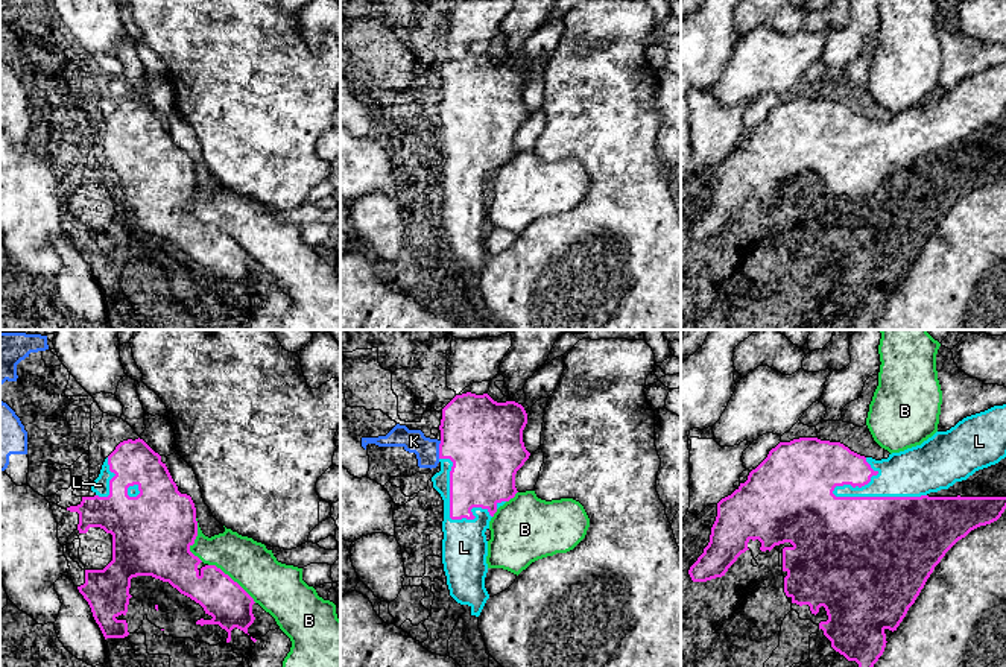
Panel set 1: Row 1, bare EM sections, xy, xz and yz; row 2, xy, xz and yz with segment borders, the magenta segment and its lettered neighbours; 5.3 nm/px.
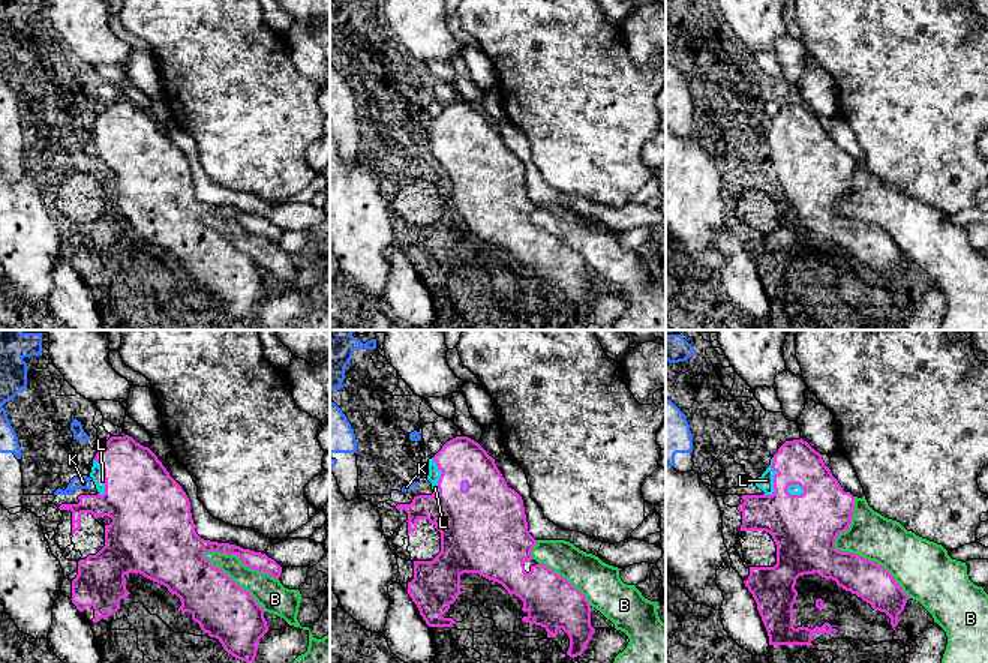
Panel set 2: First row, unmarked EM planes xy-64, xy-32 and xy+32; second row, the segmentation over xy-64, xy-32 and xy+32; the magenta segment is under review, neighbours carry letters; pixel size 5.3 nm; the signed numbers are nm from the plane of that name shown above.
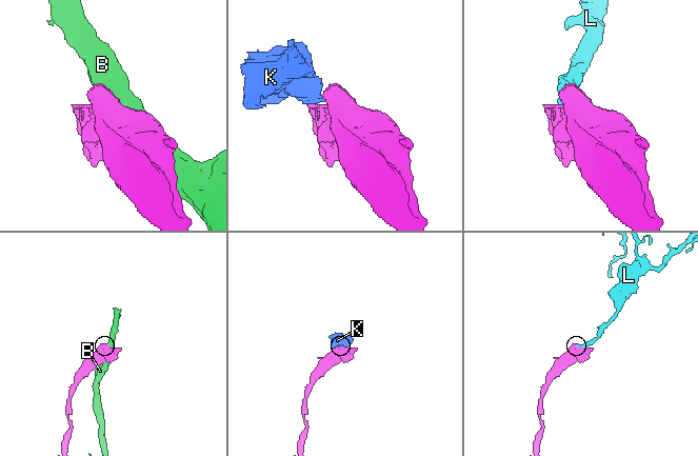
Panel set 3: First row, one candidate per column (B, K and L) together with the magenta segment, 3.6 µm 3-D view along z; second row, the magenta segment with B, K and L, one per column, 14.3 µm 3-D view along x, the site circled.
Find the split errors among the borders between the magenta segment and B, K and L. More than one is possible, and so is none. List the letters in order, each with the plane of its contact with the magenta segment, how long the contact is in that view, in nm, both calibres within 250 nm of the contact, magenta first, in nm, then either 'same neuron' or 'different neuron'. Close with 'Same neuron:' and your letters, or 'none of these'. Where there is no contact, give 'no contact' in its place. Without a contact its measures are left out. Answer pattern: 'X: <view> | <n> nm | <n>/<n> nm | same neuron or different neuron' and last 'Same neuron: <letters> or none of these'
B: xy | 320 nm | 220/260 nm | different neuron
K: xz | 100 nm | 420/130 nm | different neuron
L: yz | 500 nm | 500/260 nm | same neuron
Same neuron: L

